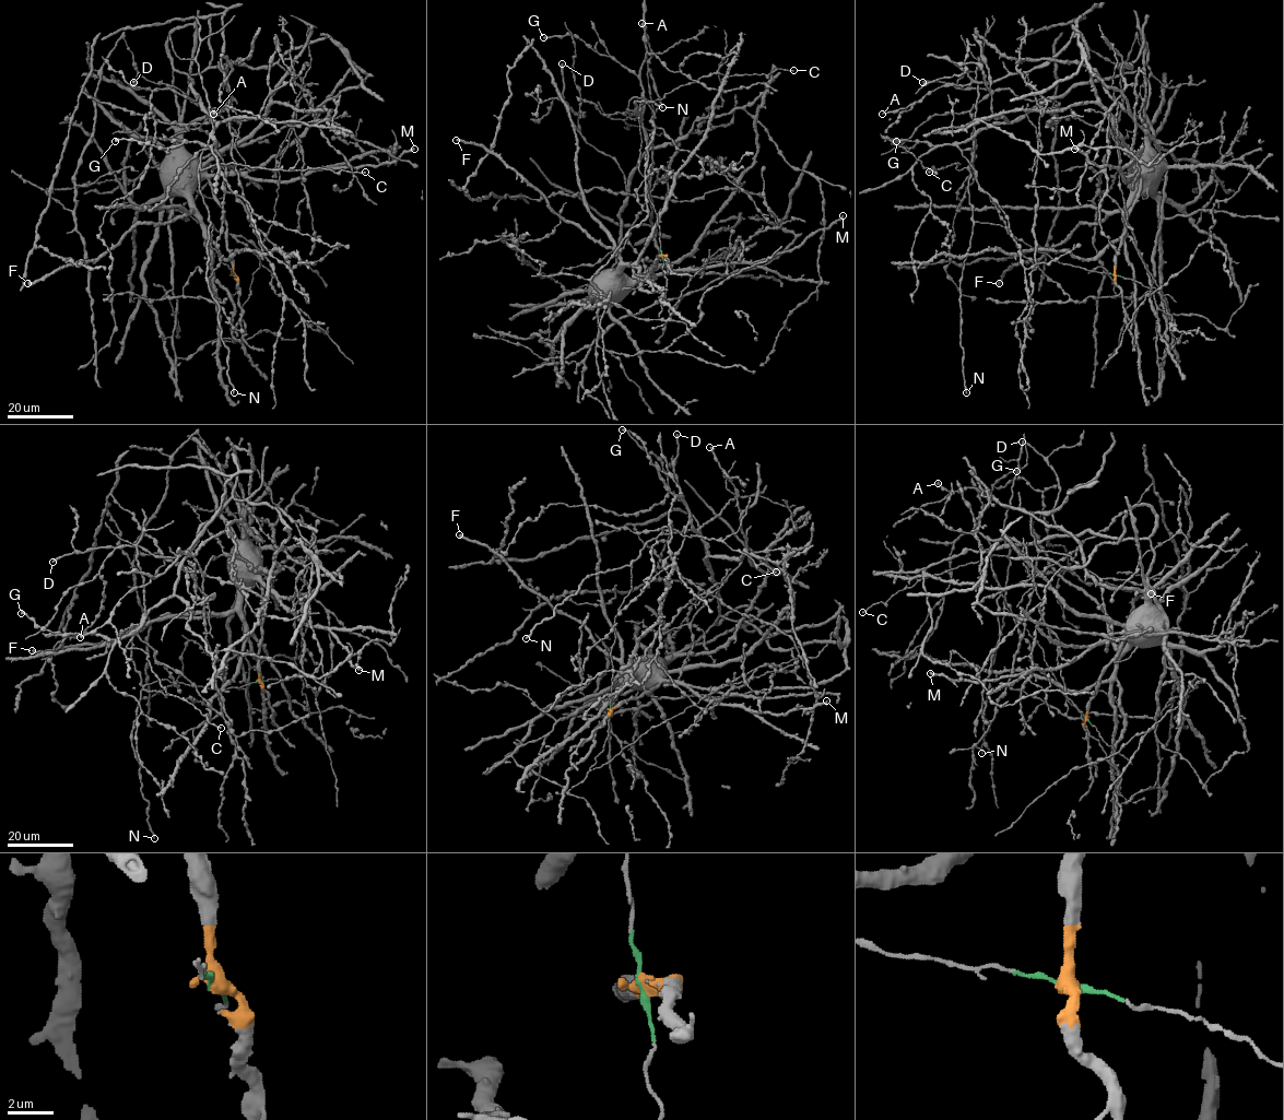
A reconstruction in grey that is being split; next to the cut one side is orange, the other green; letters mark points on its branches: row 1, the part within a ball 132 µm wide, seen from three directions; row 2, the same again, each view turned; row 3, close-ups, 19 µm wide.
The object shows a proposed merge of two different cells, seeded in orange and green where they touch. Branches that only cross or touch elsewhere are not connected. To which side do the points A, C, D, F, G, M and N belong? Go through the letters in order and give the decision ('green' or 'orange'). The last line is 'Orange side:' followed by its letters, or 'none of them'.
A: orange
C: green
D: orange
F: orange
G: orange
M: orange
N: green
Orange side: A, D, F, G, M

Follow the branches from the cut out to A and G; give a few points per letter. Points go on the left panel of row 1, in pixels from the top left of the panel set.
A: (233, 275), (224, 210), (203, 167), (214, 141), (200, 128), (228, 106), (224, 73), (213, 114)
G: (233, 275), (224, 210), (181, 144), (173, 72), (191, 80), (218, 124), (214, 144), (115, 141)

